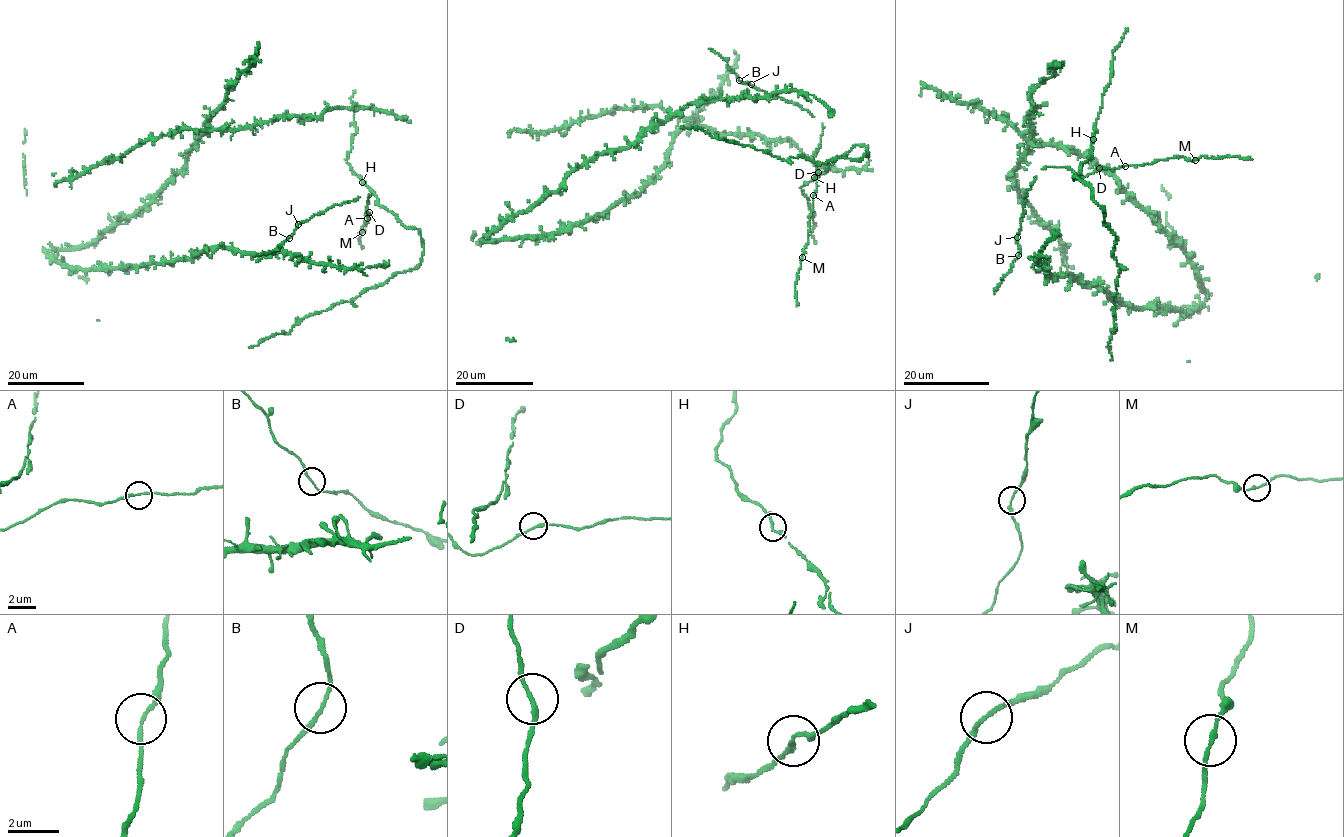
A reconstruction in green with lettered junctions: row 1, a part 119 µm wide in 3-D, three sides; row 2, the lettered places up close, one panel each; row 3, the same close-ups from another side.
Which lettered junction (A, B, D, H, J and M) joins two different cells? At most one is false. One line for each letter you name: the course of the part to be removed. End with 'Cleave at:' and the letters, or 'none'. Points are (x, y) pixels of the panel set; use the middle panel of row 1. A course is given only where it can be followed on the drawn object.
Cleave at: none

